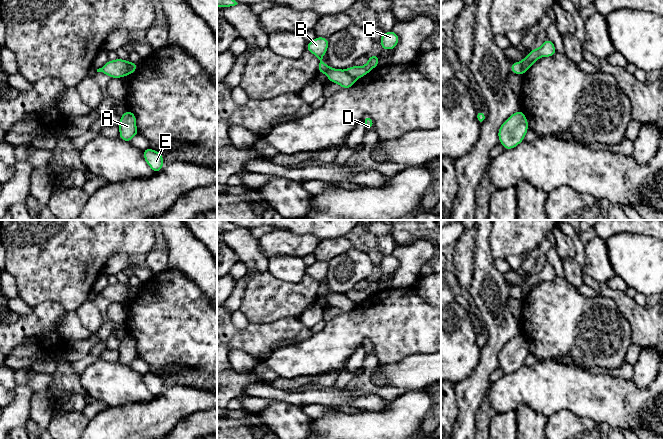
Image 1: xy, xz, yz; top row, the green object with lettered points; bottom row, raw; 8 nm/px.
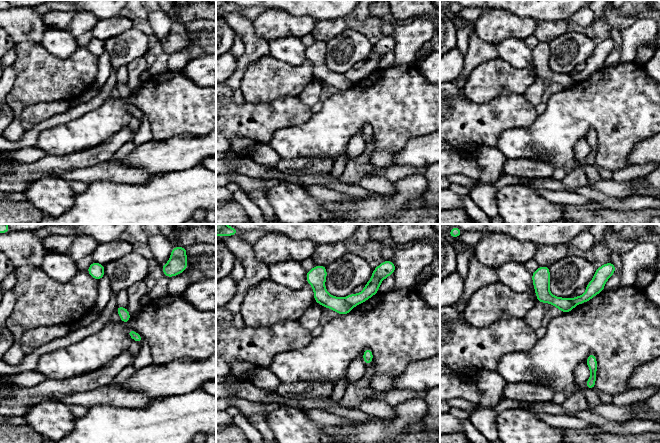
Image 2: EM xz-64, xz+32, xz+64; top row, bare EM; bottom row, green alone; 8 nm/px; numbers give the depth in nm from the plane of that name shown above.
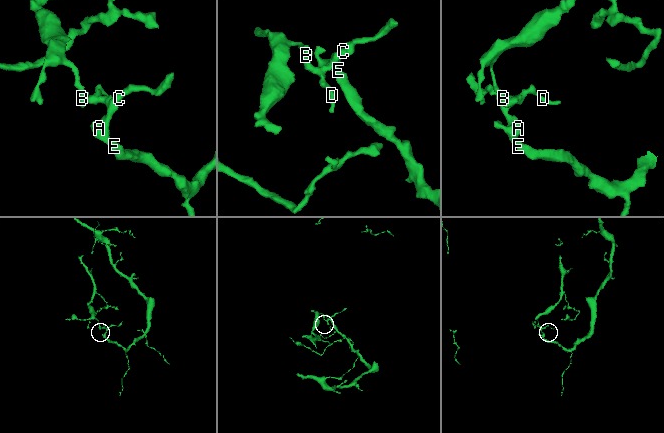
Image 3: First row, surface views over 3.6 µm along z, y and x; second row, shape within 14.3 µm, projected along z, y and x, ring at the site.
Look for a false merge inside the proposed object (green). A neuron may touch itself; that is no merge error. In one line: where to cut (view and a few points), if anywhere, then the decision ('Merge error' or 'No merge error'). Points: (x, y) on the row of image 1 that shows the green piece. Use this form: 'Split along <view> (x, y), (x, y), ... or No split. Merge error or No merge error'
Split along xy (128, 61), (126, 74). Merge error

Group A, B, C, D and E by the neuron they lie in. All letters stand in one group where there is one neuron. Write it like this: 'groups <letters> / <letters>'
groups A C E / B D

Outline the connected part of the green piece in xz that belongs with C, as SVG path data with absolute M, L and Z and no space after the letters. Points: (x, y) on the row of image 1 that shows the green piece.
M392 30L383 33L379 42L383 50L393 50L399 43L399 36Z

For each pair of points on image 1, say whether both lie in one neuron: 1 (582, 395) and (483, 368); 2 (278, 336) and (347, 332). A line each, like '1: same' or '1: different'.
1: different
2: different

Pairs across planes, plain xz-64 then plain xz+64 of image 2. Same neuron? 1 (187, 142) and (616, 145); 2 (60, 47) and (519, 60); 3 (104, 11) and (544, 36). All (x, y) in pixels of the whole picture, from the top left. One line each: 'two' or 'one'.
1: two
2: one
3: two

